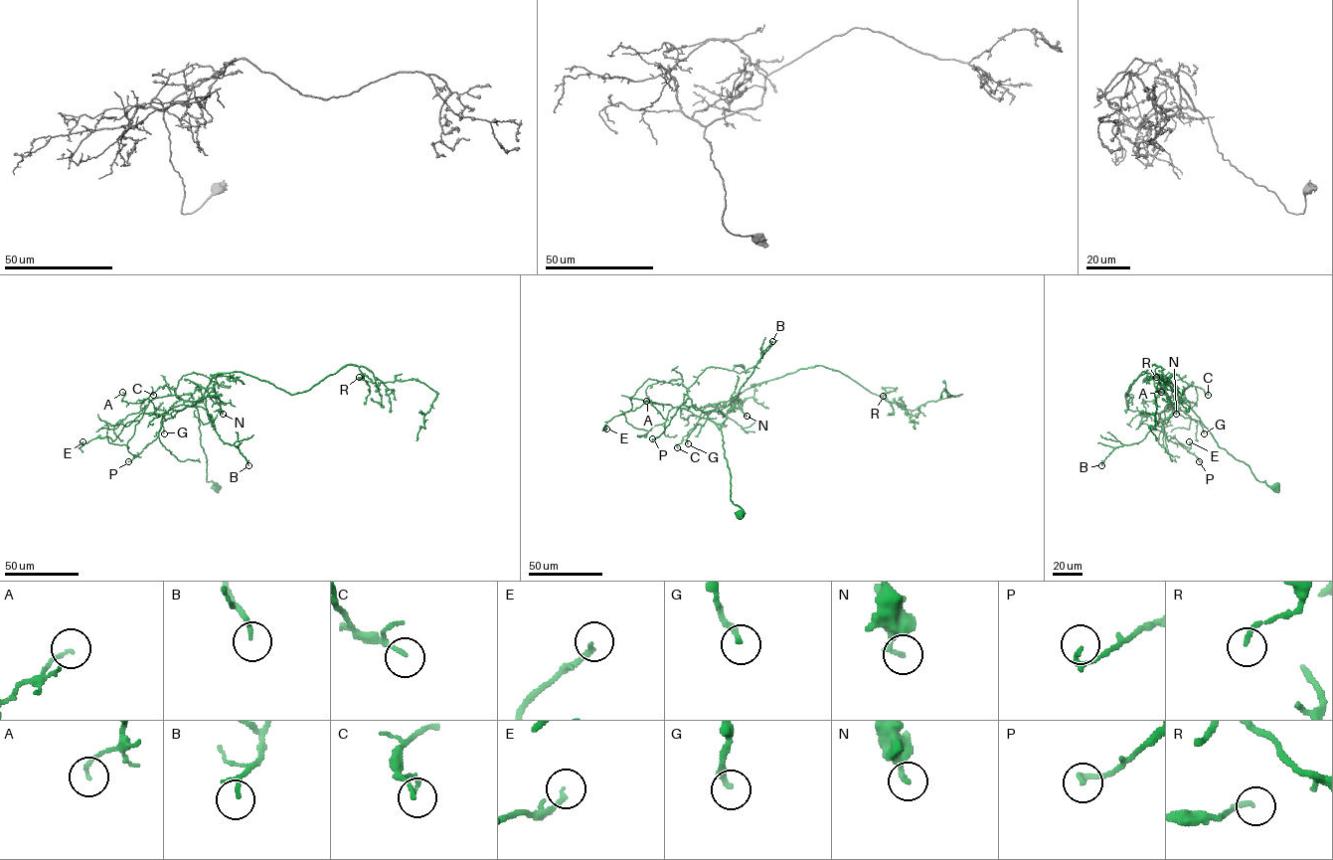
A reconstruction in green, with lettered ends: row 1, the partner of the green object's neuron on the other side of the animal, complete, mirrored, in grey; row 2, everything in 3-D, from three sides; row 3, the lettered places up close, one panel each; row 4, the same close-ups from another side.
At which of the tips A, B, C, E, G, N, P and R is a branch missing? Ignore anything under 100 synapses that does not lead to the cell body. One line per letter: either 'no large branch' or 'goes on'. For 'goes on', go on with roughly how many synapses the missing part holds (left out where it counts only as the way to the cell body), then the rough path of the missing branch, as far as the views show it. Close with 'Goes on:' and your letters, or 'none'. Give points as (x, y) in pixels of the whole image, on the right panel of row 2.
A: no large branch
B: no large branch
C: no large branch
E: no large branch
G: no large branch
N: no large branch
P: no large branch
R: no large branch
Goes on: none

